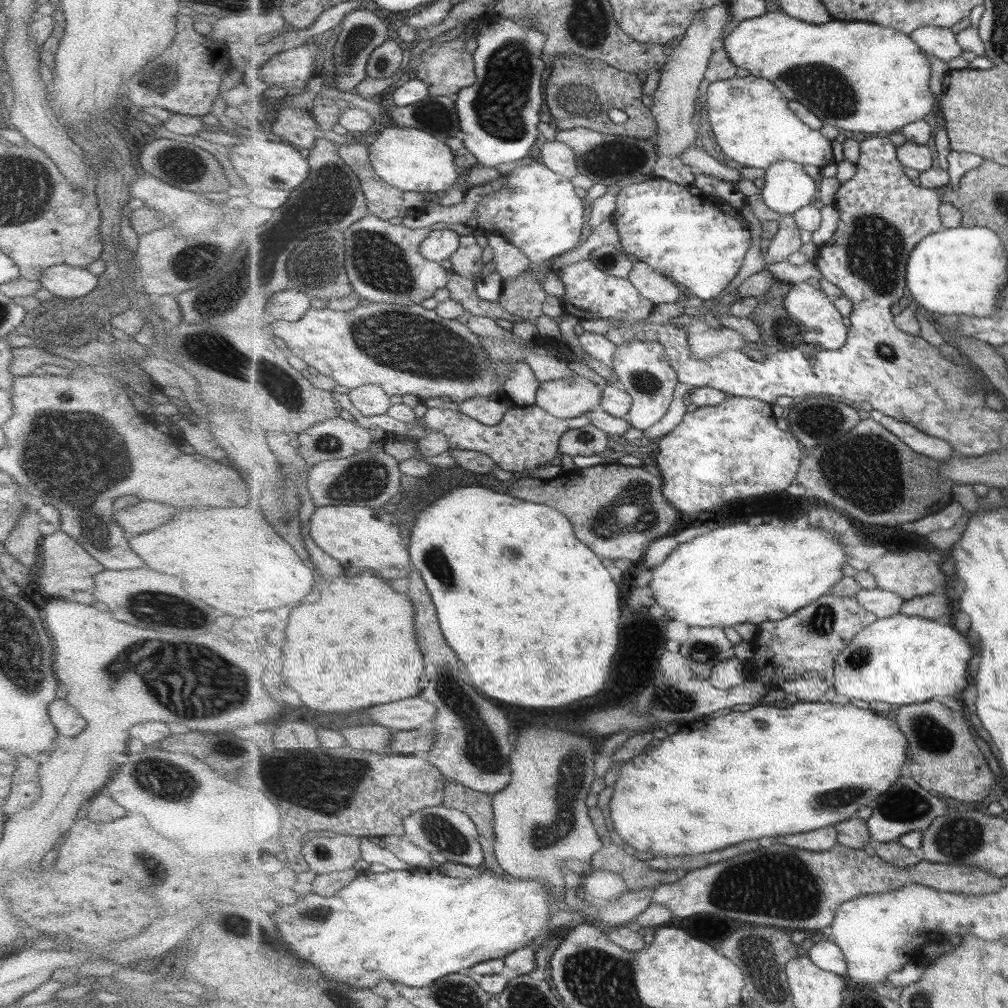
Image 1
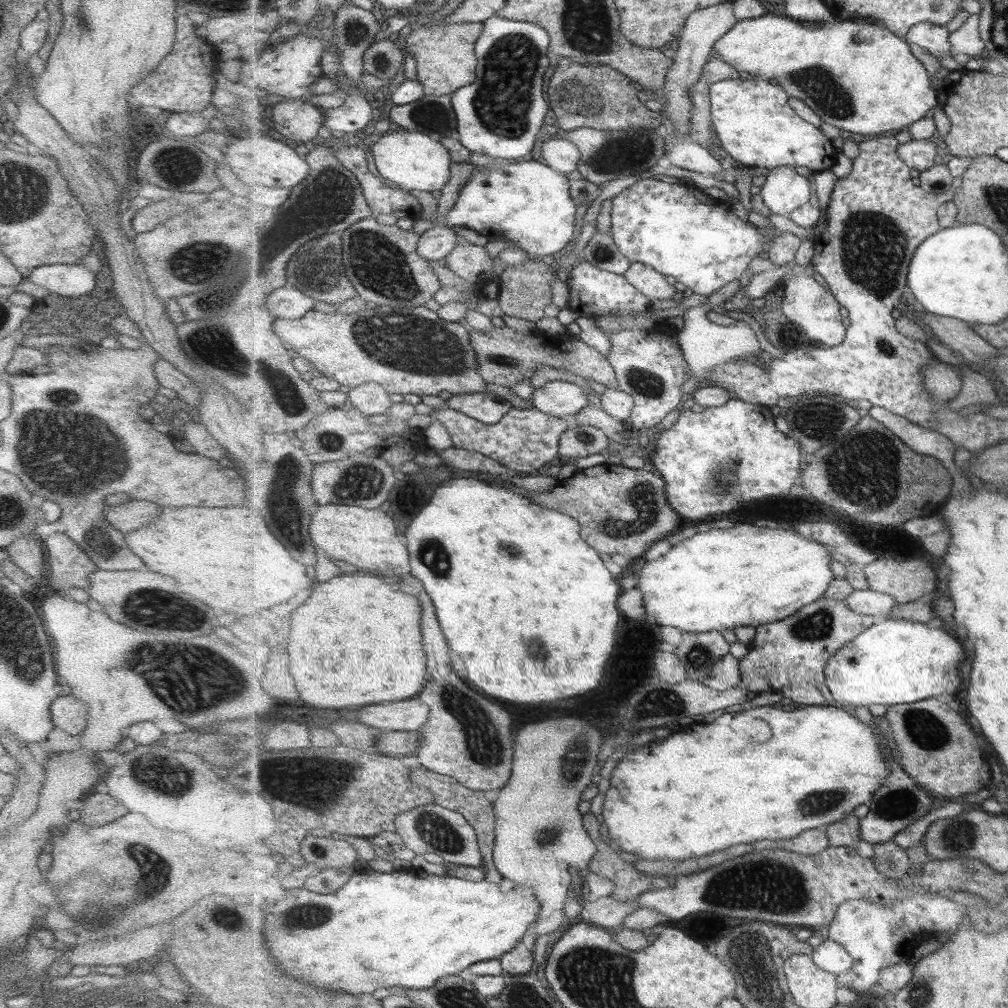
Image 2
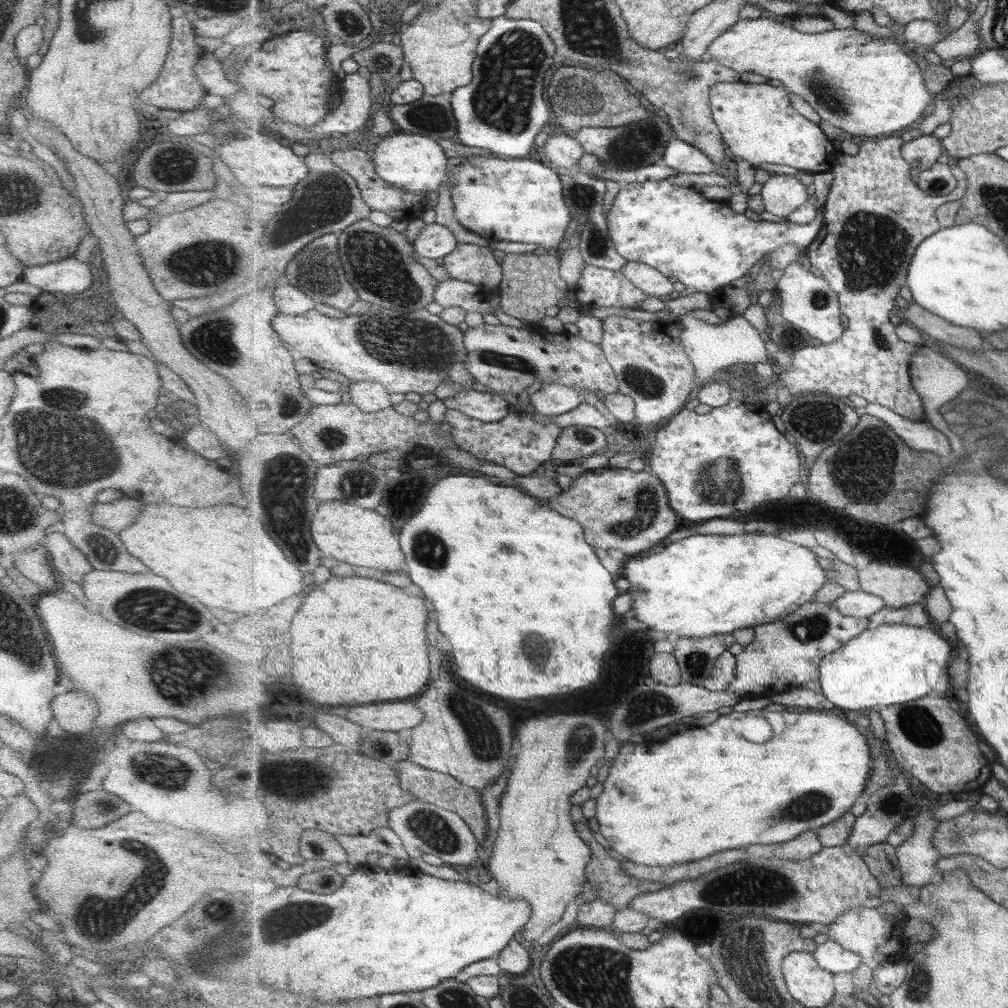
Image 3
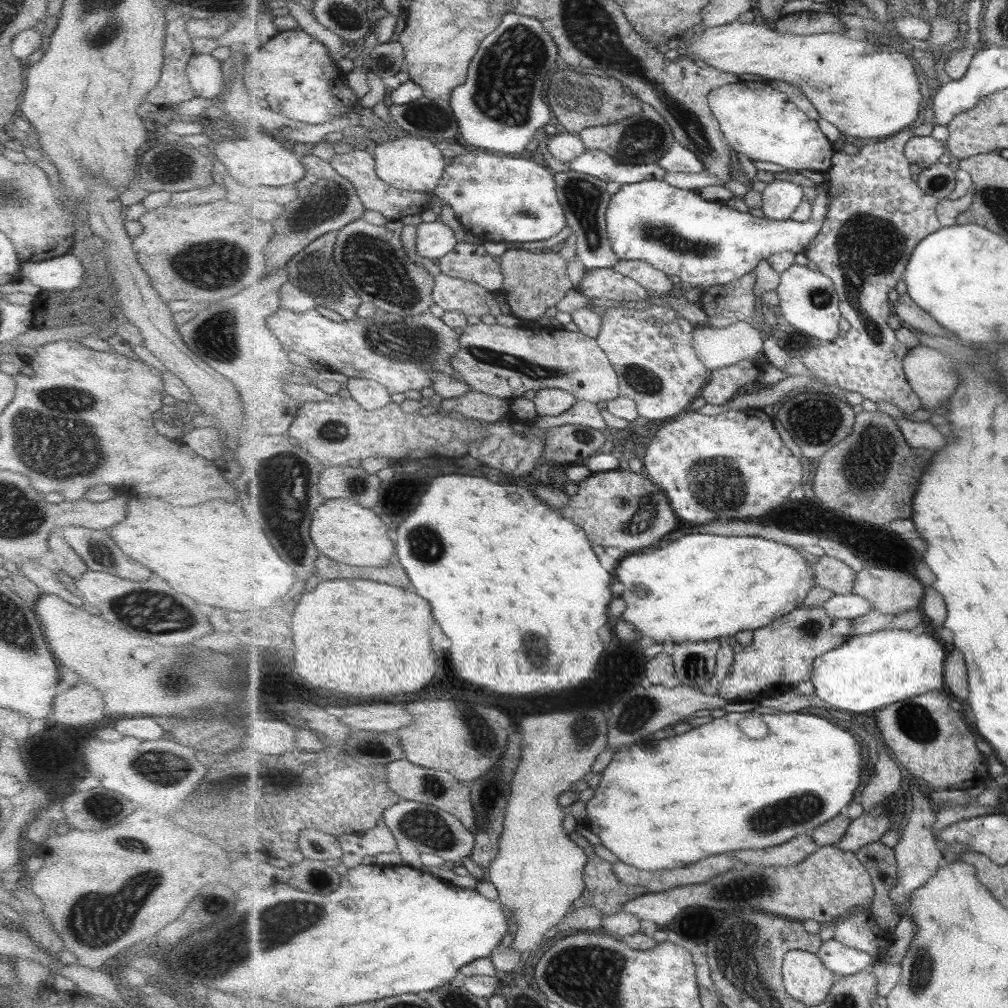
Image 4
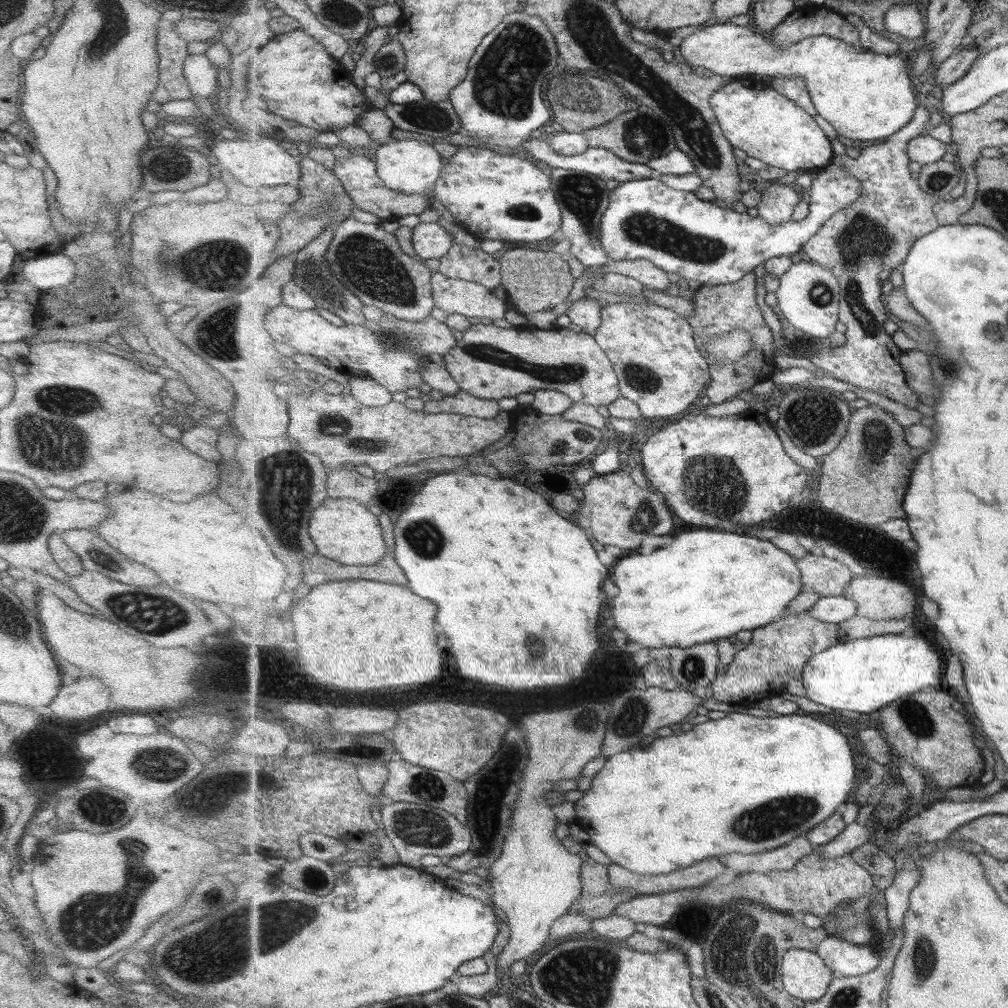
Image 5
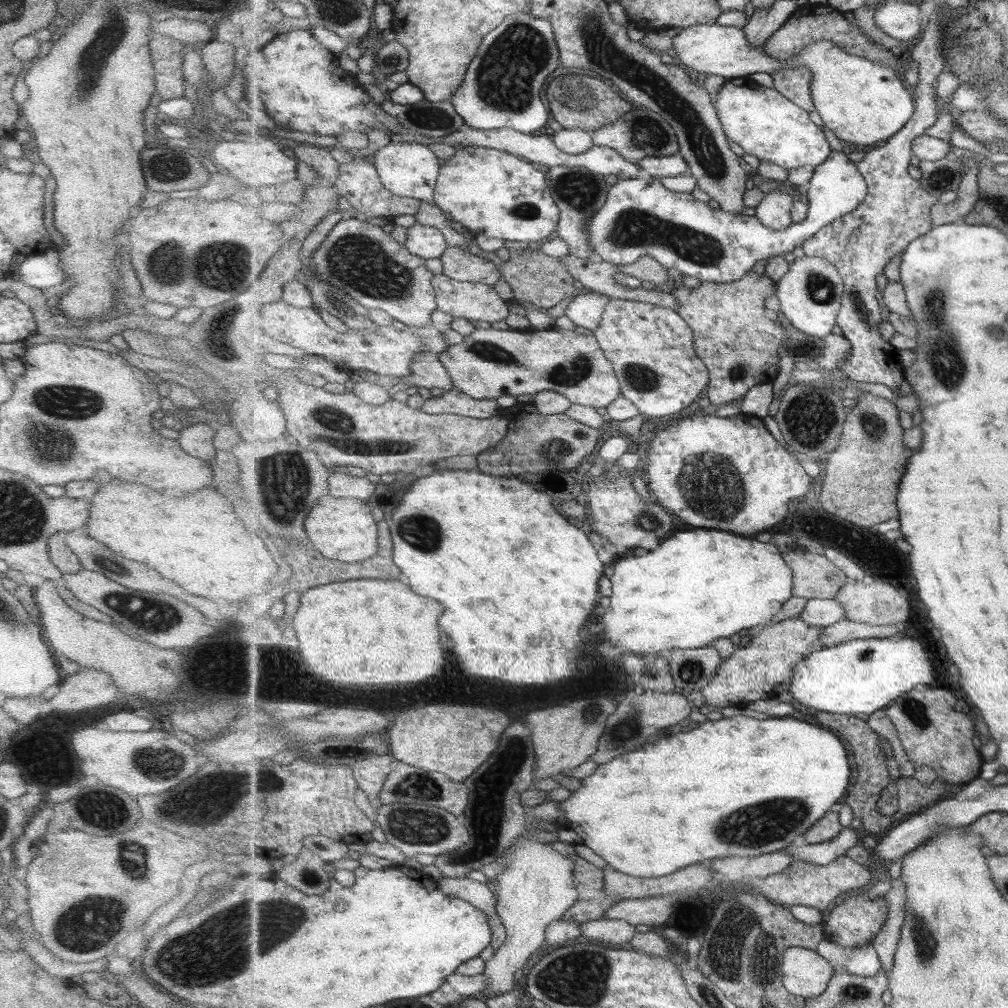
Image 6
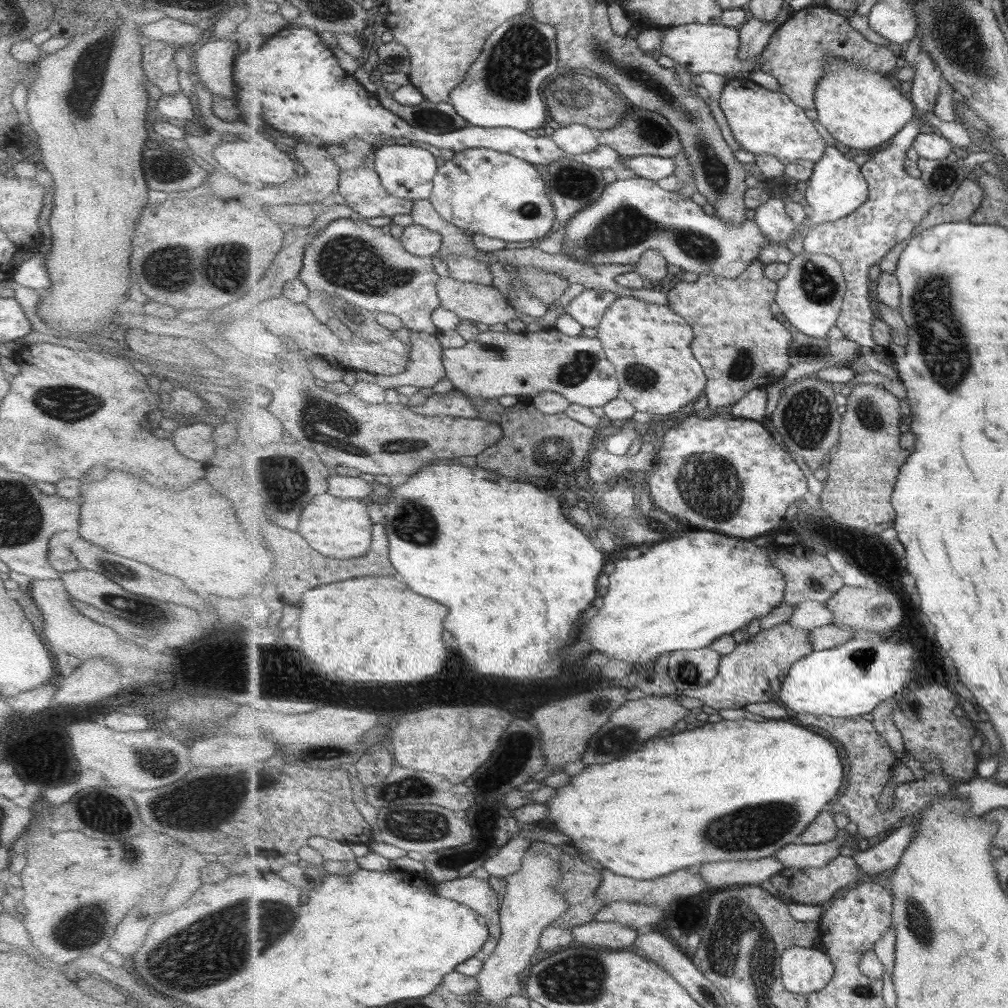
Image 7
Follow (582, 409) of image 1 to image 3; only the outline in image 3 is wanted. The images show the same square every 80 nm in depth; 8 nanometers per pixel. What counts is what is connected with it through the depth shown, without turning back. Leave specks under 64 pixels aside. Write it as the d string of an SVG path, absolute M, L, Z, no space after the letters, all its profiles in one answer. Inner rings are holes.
M543 384L530 401L537 413L550 417L571 412L583 403L581 393L564 384Z

